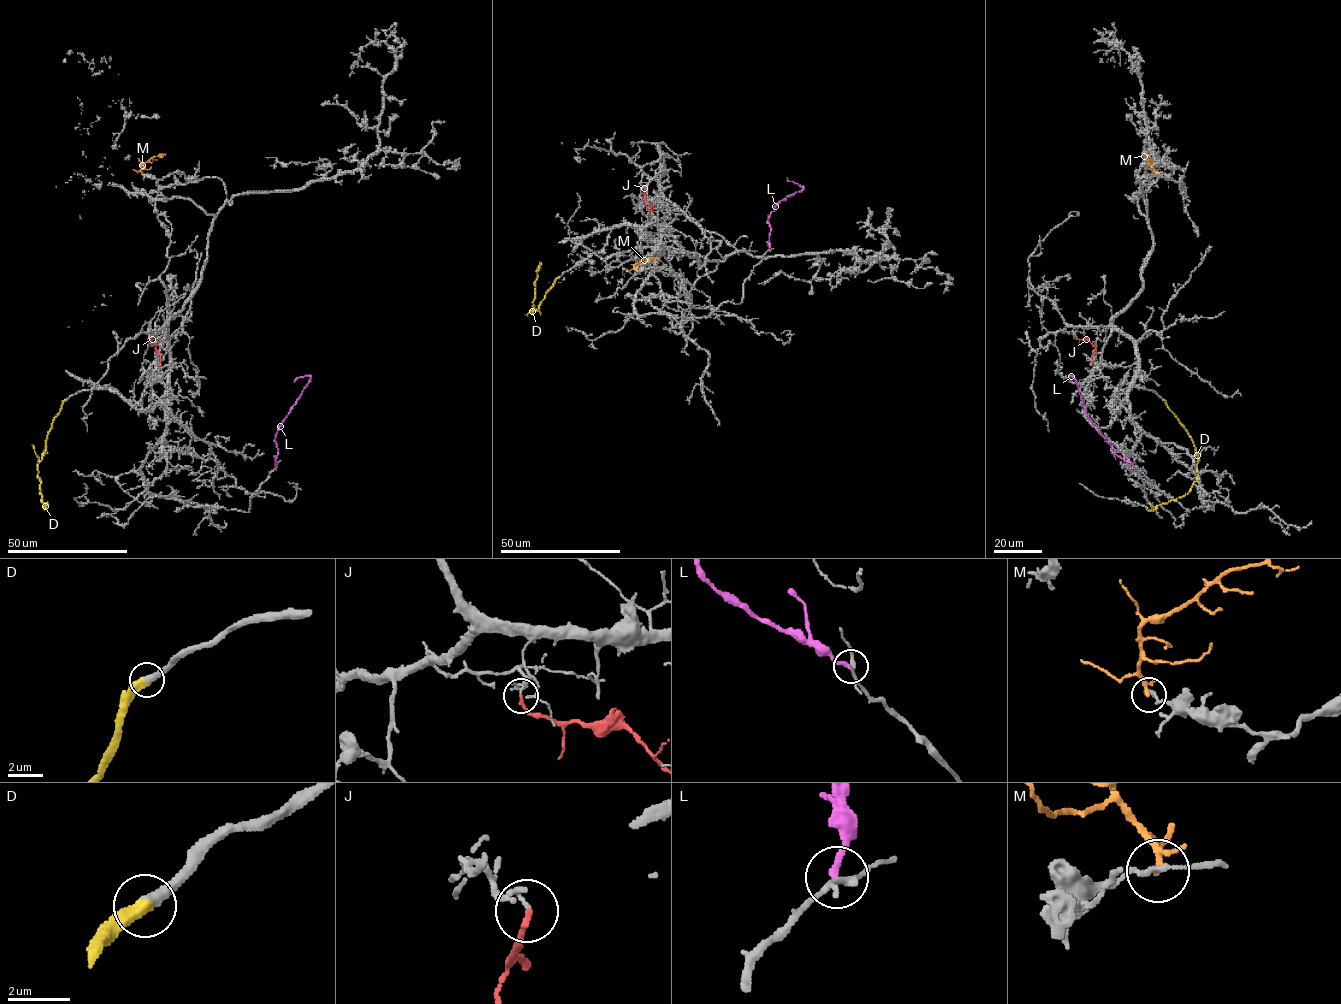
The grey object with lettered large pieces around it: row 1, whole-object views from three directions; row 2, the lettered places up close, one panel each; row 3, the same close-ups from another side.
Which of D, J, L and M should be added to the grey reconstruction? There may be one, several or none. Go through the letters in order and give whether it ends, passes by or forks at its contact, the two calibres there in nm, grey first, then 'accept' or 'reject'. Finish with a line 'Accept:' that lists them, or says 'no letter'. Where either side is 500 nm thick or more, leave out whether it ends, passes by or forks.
D: it ends; calibres 380 and 480 nm; accept
J: it ends; calibres 80 and 180 nm; reject
L: it ends; calibres 170 and 240 nm; reject
M: it passes by; calibres 140 and 160 nm; reject
Accept: D

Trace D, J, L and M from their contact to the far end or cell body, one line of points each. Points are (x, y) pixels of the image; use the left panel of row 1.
D: (66, 399), (54, 419), (45, 452), (38, 463), (37, 477), (46, 508), (47, 502)
J: (152, 335), (160, 365)
L: (276, 466), (276, 433), (310, 379), (305, 375), (294, 382)
M: (142, 174), (141, 165), (165, 154)

